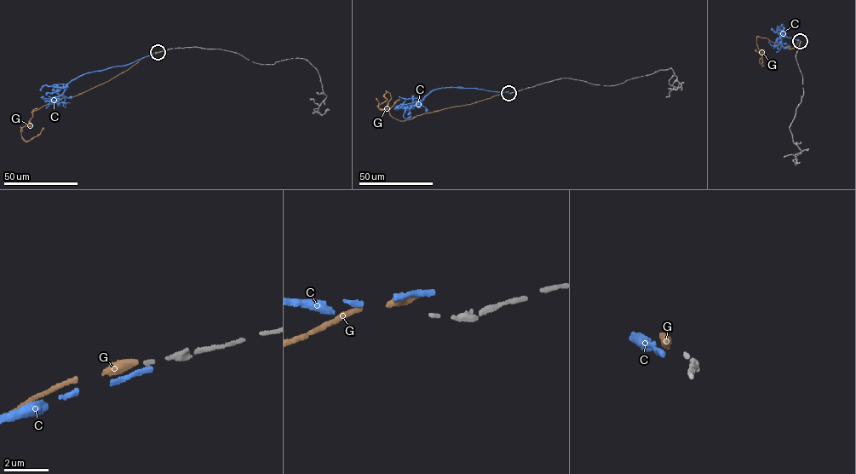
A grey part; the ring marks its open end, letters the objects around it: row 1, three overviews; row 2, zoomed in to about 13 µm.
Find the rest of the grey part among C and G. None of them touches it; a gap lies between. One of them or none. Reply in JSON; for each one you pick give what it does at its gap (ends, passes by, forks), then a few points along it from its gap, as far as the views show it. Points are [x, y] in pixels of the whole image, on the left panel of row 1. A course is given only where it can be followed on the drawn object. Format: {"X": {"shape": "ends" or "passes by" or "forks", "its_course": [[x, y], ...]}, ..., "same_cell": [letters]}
{"same_cell": []}

